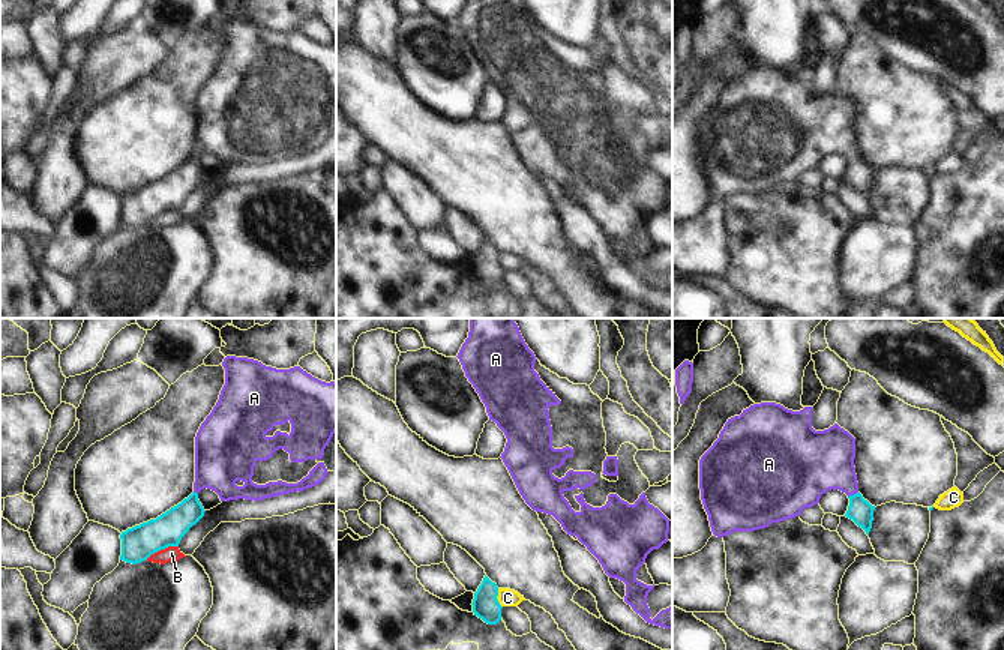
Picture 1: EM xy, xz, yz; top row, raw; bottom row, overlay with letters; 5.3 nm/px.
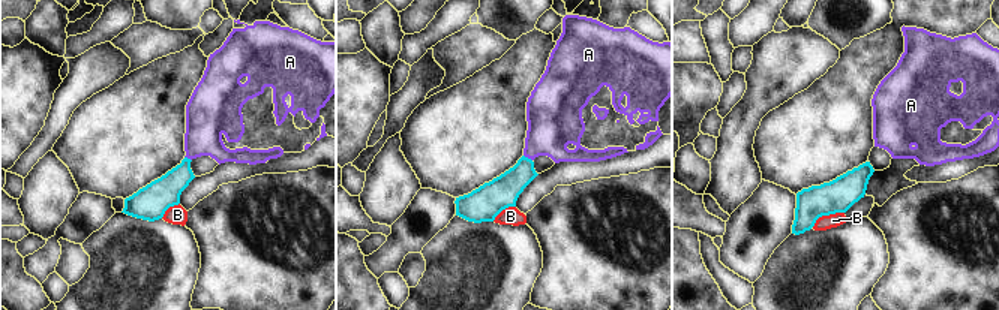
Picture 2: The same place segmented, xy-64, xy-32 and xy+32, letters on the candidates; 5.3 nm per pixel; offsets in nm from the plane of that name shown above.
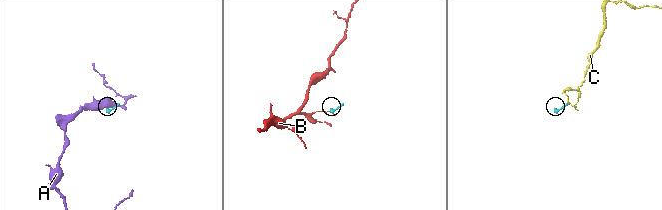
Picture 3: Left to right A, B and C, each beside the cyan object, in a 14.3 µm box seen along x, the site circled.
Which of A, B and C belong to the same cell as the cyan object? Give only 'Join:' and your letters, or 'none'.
Join: A

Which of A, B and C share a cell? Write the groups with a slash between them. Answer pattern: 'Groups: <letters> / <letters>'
Groups: A / B / C.

